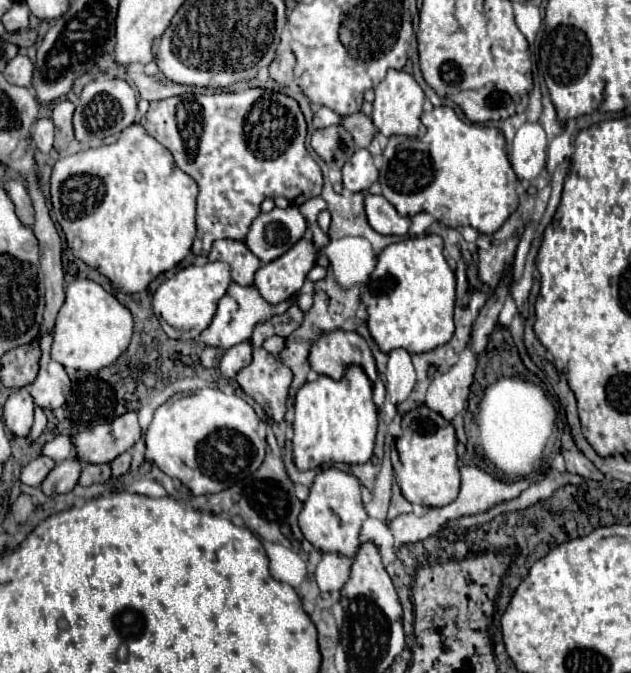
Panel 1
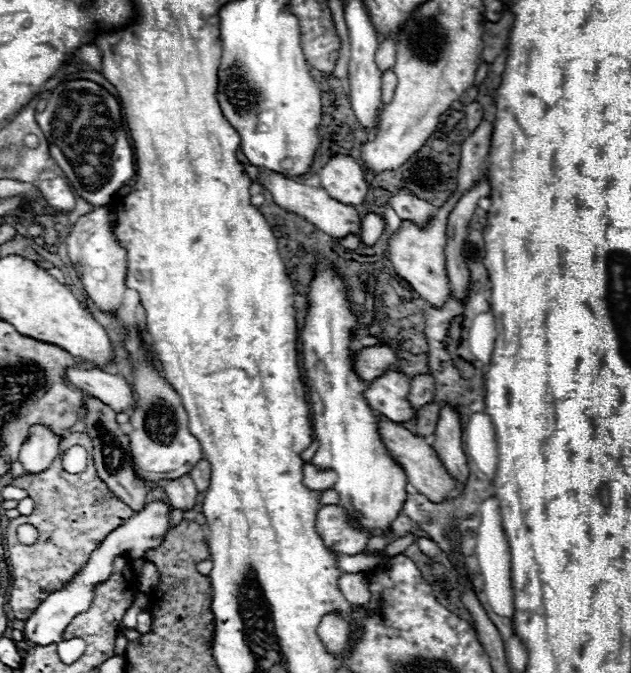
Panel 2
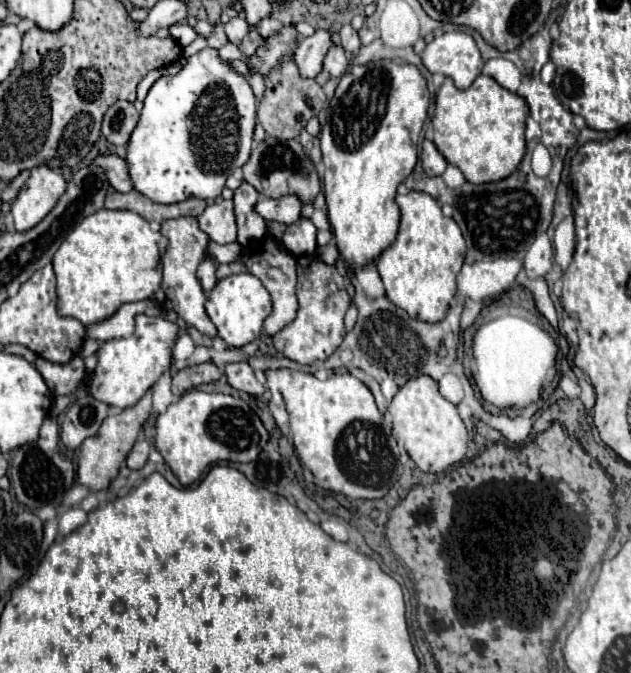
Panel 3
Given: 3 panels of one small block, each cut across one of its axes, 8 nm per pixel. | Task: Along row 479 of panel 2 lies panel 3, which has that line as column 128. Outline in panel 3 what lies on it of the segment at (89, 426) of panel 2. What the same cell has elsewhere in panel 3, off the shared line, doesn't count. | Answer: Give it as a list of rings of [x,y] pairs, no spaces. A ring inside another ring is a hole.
[[[118,100],[104,114],[102,136],[114,146],[120,146],[120,144],[126,146],[138,120],[140,120],[140,112],[136,110],[136,106],[128,100]]]

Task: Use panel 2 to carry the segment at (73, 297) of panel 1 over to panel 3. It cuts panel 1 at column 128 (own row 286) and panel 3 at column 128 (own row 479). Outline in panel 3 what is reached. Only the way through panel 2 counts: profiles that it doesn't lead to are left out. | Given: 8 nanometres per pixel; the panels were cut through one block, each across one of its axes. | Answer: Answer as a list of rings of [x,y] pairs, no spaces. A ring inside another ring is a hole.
[[[138,314],[136,330],[130,338],[116,338],[110,342],[102,342],[96,358],[94,378],[90,378],[90,394],[100,402],[116,408],[134,406],[142,394],[156,384],[164,370],[170,366],[170,346],[176,340],[178,326],[164,318],[150,318],[146,314]]]

